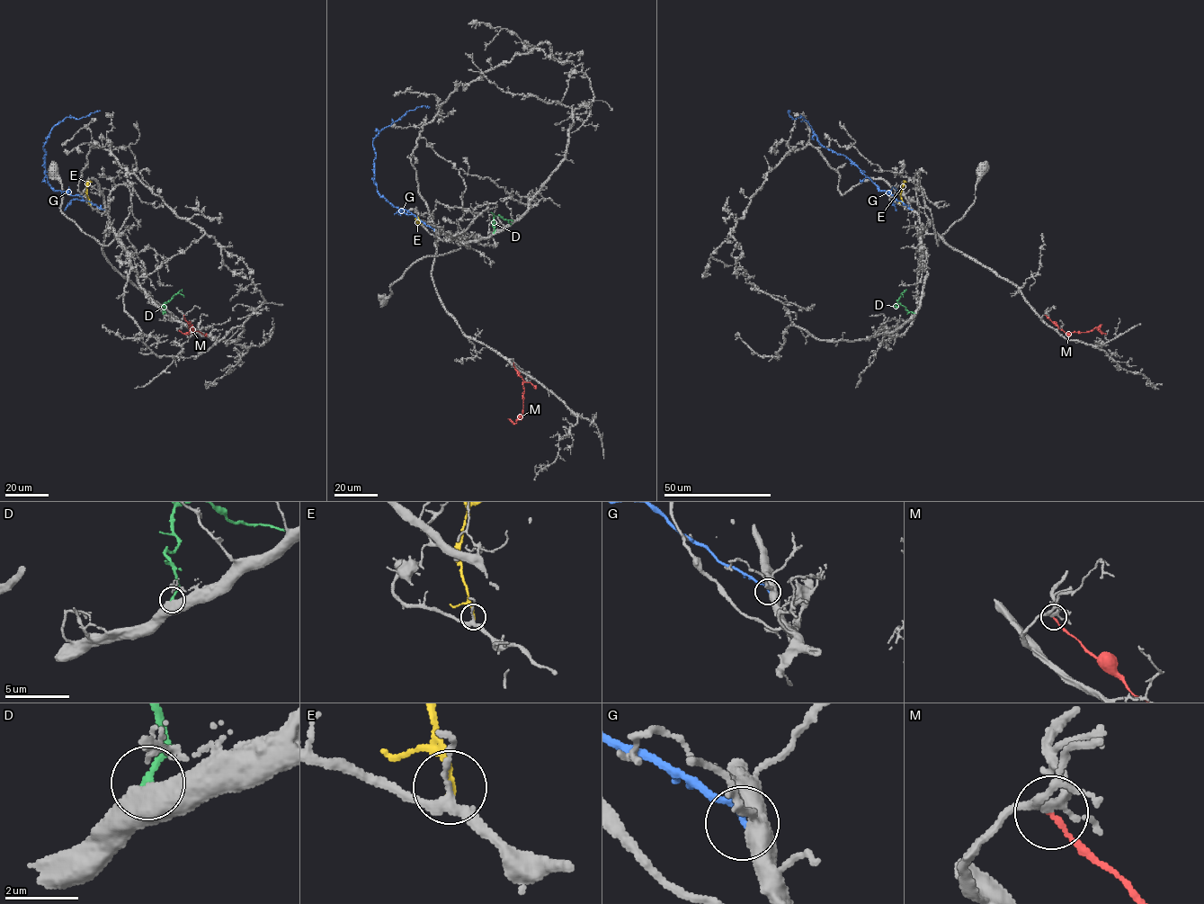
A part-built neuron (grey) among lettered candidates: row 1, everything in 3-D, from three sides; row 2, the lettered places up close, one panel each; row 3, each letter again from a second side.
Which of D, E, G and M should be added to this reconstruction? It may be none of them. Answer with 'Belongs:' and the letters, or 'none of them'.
Belongs: D

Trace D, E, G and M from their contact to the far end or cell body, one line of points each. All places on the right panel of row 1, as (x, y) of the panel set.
D: (914, 312), (898, 303), (902, 293), (903, 296)
E: (903, 204), (902, 187), (905, 182)
G: (912, 210), (888, 192), (880, 191), (845, 156), (823, 146), (803, 117), (793, 119), (789, 111)
M: (1046, 315), (1065, 332), (1092, 331), (1098, 326), (1105, 334), (1101, 330)

